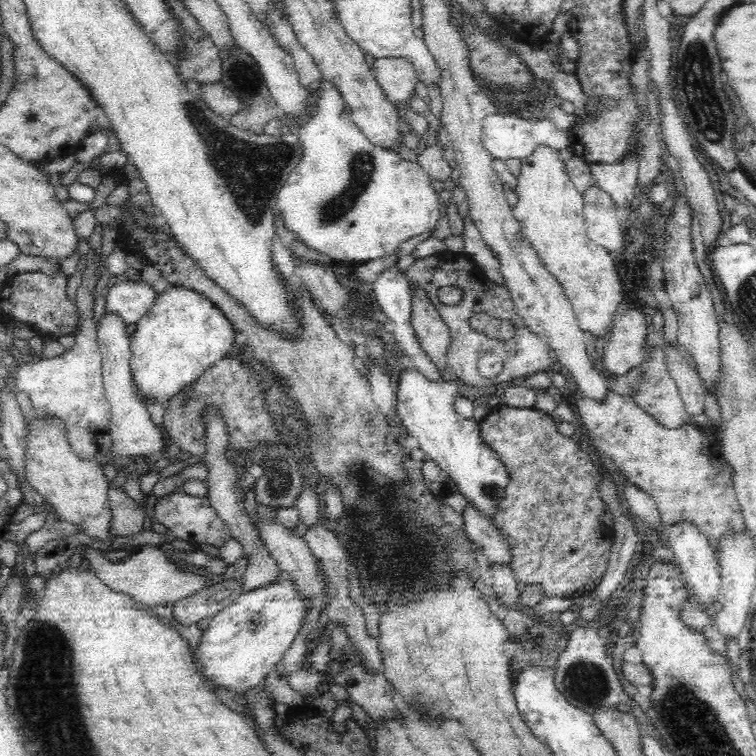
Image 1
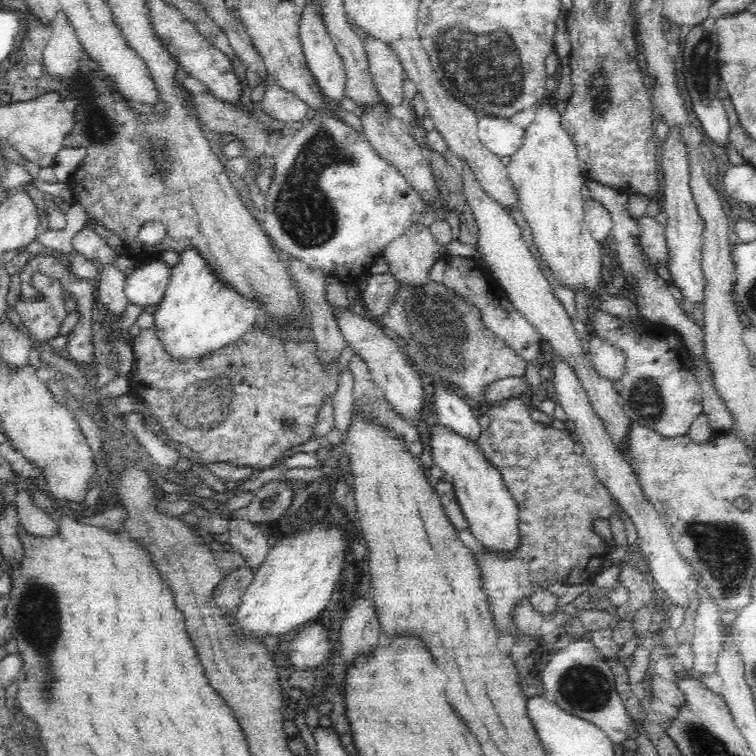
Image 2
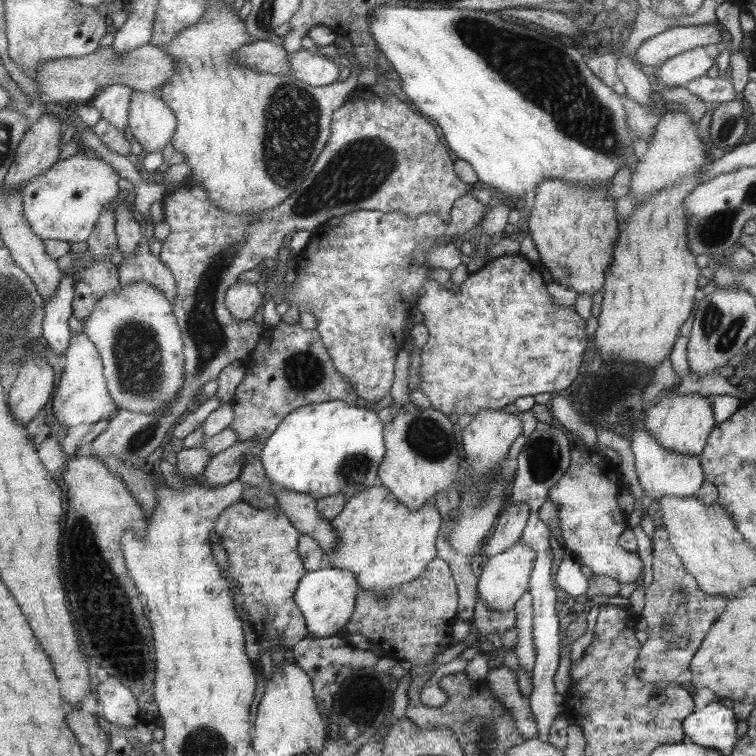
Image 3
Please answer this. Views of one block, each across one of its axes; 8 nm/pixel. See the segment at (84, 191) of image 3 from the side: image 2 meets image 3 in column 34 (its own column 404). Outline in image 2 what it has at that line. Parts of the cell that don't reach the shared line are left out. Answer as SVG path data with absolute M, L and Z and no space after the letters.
M310 3L304 9L299 35L308 69L317 81L327 106L316 109L308 124L294 130L288 138L288 144L274 159L273 181L266 199L264 231L275 244L282 247L286 255L291 254L310 268L325 271L327 275L347 284L365 275L382 255L385 246L406 232L406 228L422 223L426 203L396 167L382 158L361 133L355 132L354 128L350 128L335 114L335 110L341 108L340 102L346 97L345 71L340 55L336 53L334 43L326 33L320 13Z

